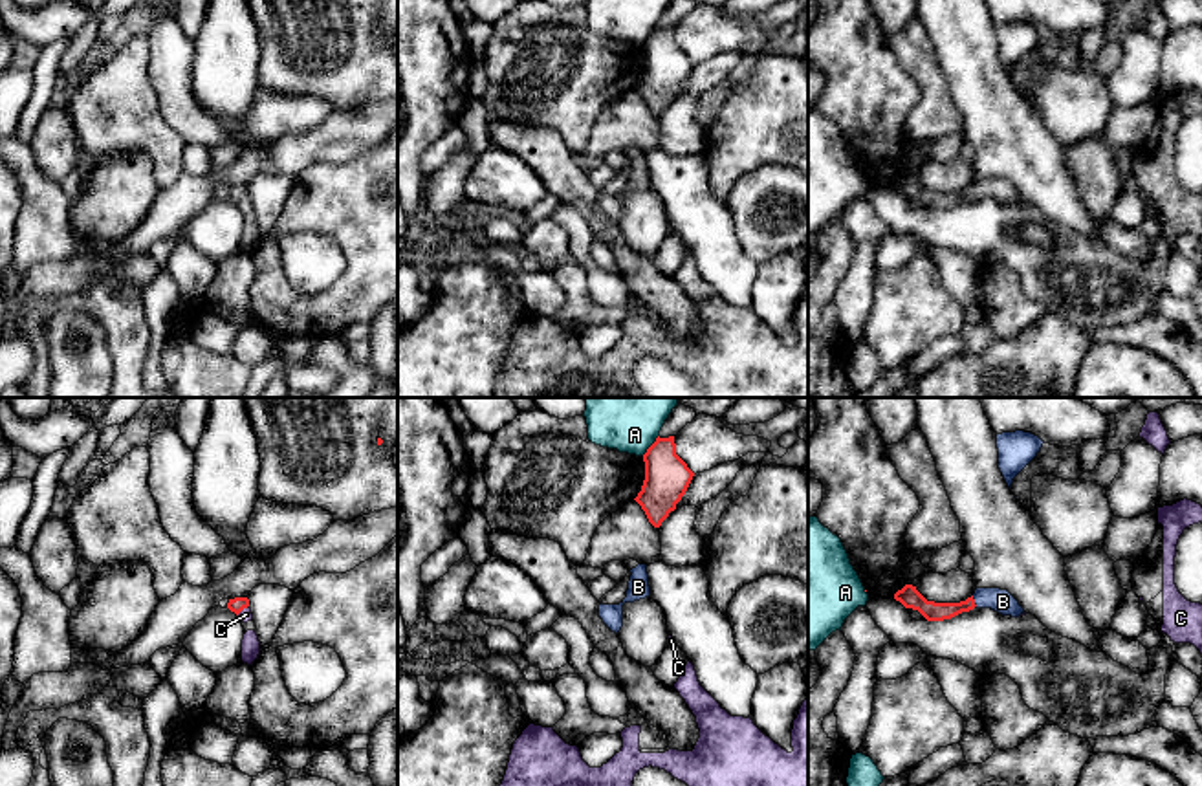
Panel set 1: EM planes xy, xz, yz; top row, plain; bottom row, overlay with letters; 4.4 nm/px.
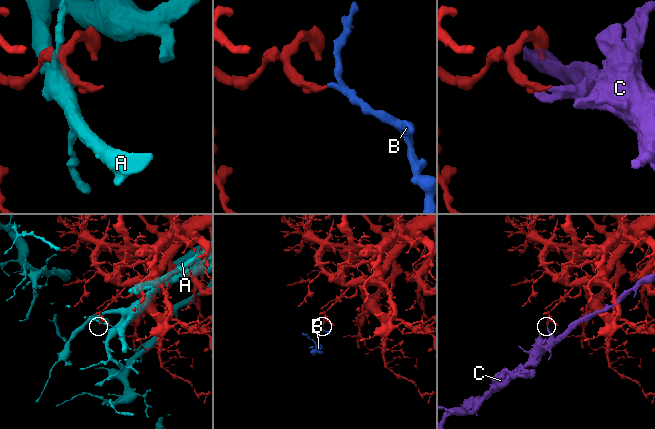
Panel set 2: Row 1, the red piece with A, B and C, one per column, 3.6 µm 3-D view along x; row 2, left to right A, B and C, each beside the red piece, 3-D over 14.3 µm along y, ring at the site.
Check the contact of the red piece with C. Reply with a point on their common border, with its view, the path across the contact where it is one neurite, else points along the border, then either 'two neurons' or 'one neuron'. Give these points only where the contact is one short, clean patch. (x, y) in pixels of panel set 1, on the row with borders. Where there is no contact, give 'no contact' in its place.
meets red in xy at (242, 609); border along xy (248, 605), (237, 614); two neurons

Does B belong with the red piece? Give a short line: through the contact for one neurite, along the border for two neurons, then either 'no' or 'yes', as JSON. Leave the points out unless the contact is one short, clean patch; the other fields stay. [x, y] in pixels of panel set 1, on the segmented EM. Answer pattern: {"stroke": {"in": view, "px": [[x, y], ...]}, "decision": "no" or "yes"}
{"stroke": {"in": "yz", "px": [[931, 611], [950, 611], [973, 601], [1003, 601]]}, "decision": "yes"}

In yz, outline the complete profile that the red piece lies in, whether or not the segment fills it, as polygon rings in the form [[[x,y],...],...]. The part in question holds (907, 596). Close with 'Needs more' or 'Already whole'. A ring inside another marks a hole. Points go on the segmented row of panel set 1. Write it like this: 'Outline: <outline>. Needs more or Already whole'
Outline: [[[905,584],[894,594],[894,599],[900,601],[905,608],[918,610],[927,621],[944,621],[951,619],[962,612],[977,608],[991,608],[1002,616],[1019,617],[1024,614],[1024,608],[1019,601],[1000,588],[977,588],[971,597],[960,603],[934,603],[927,601],[912,584]]]. Needs more

